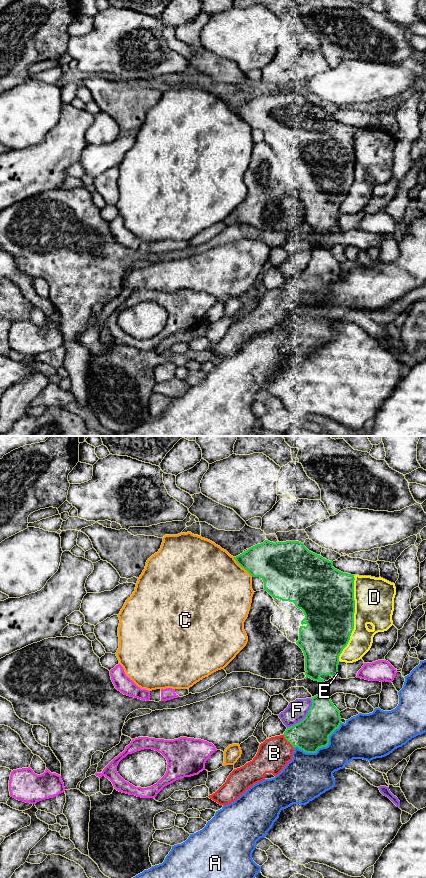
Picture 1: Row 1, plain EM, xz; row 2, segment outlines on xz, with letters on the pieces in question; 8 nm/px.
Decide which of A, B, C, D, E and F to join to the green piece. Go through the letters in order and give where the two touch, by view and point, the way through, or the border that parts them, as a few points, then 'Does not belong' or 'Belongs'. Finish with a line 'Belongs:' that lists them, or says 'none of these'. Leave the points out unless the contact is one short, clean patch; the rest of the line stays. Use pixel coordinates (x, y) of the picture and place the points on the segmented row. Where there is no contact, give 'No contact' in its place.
A: Touches green at xz (321, 747). Does not belong
B: Touches green at xz (287, 741). Belongs
C: Touches green at xz (242, 567). Does not belong
D: Touches green at xz (353, 618). Does not belong
E: Touches green at xz (336, 674). Does not belong
F: Touches green at xz (305, 717). Does not belong
Belongs: B

